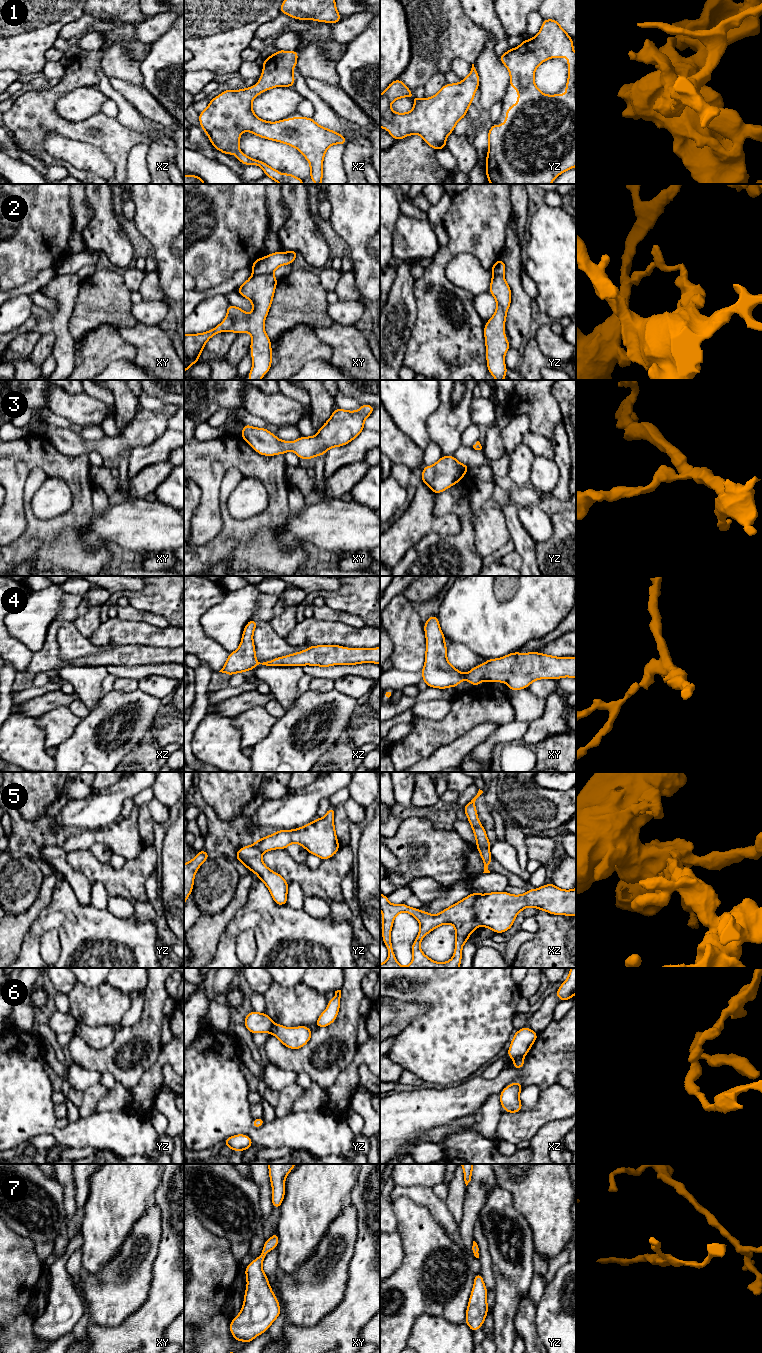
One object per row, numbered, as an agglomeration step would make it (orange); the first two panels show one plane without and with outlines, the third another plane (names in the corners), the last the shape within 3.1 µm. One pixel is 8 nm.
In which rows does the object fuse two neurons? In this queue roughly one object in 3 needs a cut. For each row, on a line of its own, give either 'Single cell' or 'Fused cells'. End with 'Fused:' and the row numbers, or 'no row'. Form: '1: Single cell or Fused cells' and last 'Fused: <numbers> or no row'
1: Single cell
2: Fused cells
3: Single cell
4: Single cell
5: Fused cells
6: Fused cells
7: Single cell
Fused: 2, 5, 6

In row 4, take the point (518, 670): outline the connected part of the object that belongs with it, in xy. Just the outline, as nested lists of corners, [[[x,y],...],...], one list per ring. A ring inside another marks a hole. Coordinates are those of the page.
[[[430,616],[423,627],[426,653],[421,673],[427,687],[457,687],[466,679],[473,686],[478,686],[483,681],[504,682],[509,690],[521,690],[539,679],[576,678],[576,657],[555,657],[538,652],[514,652],[501,658],[488,659],[464,674],[447,660],[445,636],[438,617]]]

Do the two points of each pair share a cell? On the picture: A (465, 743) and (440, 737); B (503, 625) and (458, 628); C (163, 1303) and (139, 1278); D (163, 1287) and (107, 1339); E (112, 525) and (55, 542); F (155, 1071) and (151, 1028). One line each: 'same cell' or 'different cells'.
A: different cells
B: same cell
C: different cells
D: same cell
E: different cells
F: different cells

